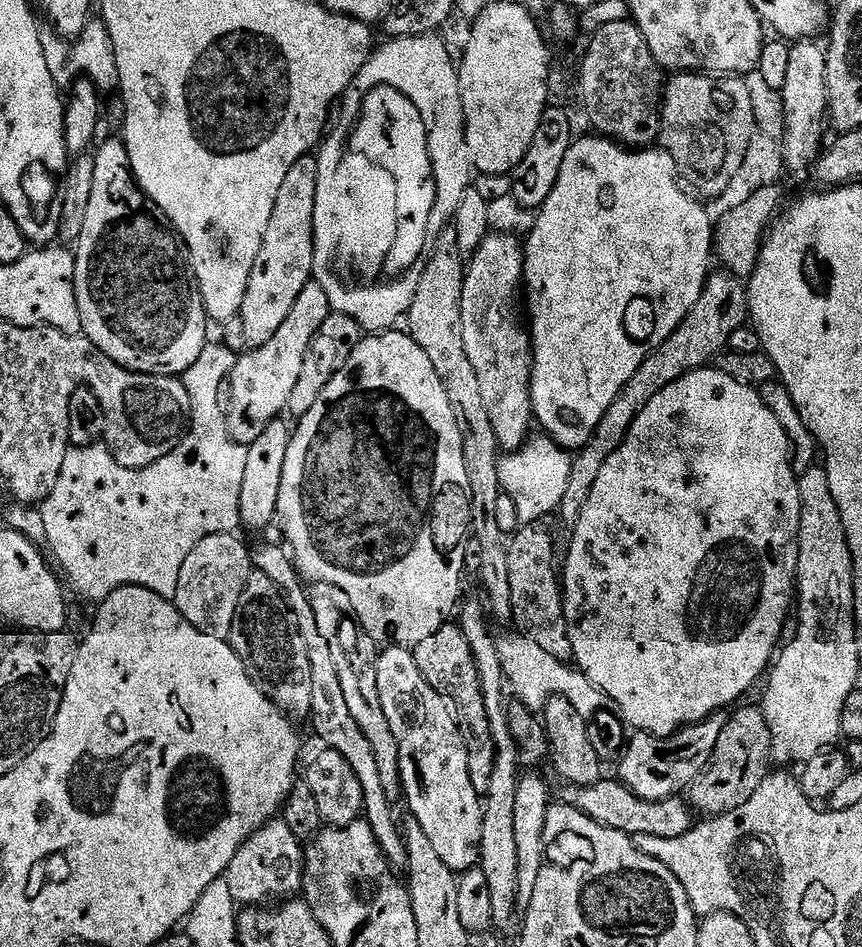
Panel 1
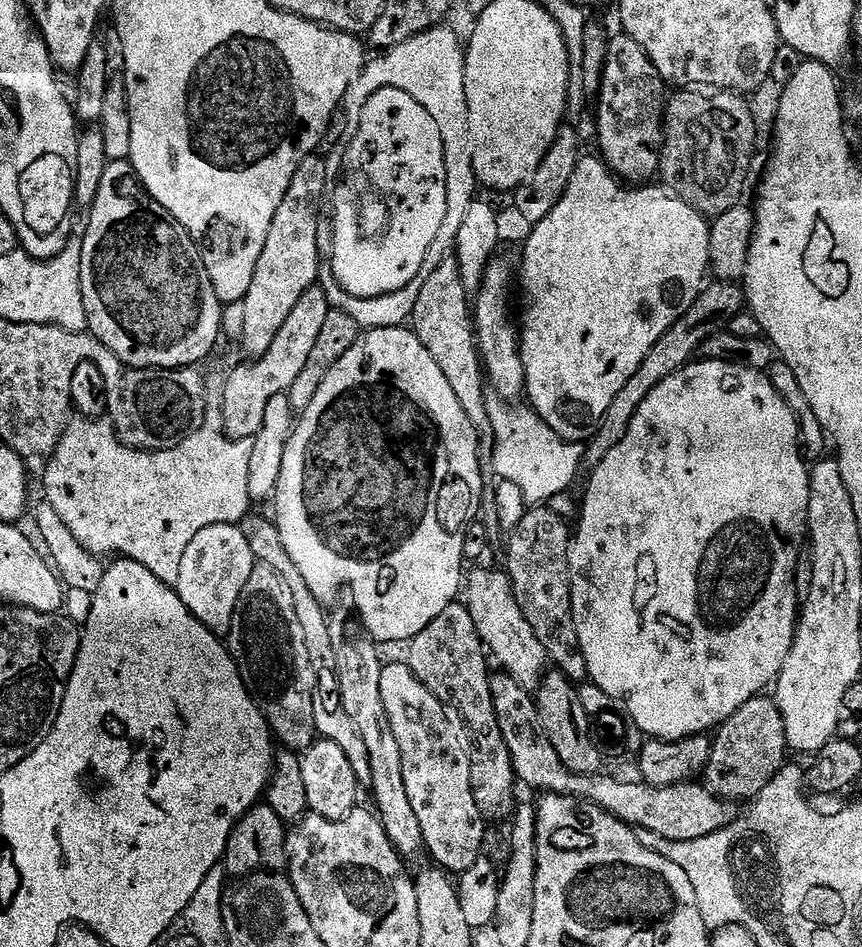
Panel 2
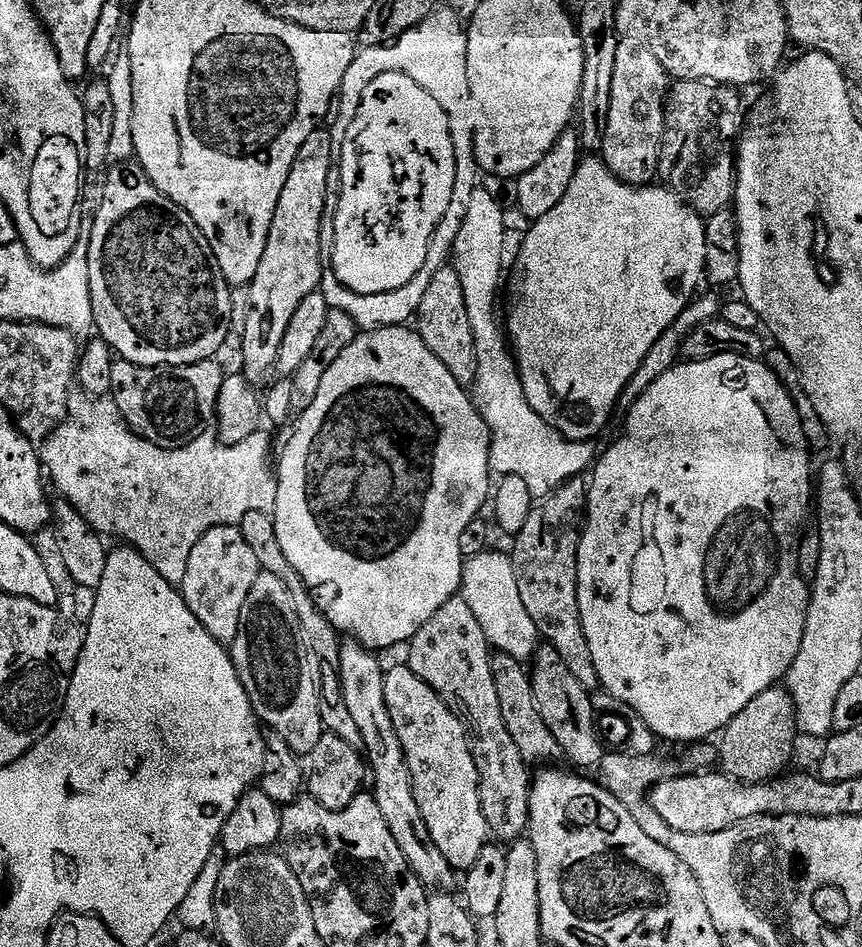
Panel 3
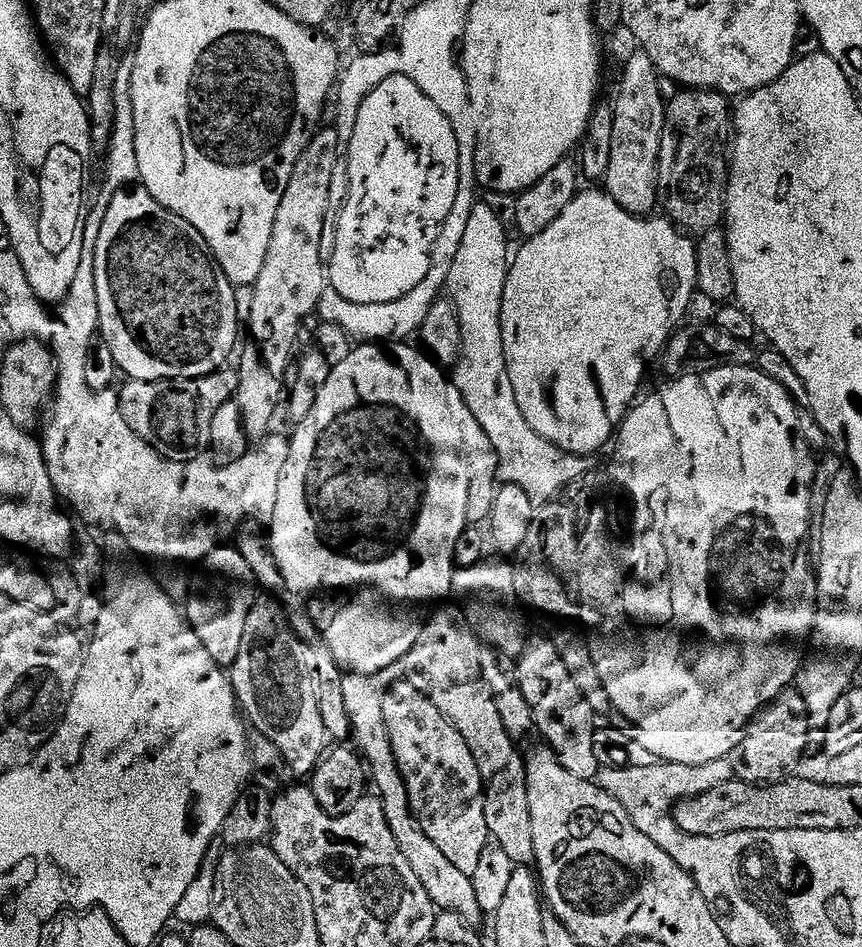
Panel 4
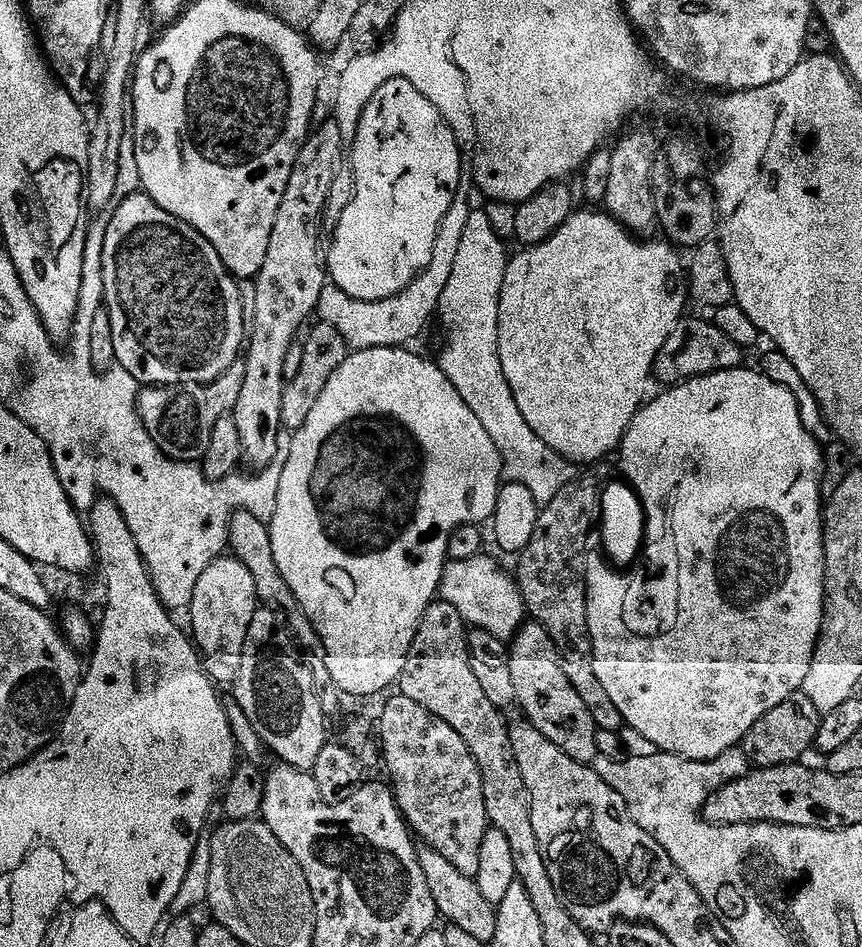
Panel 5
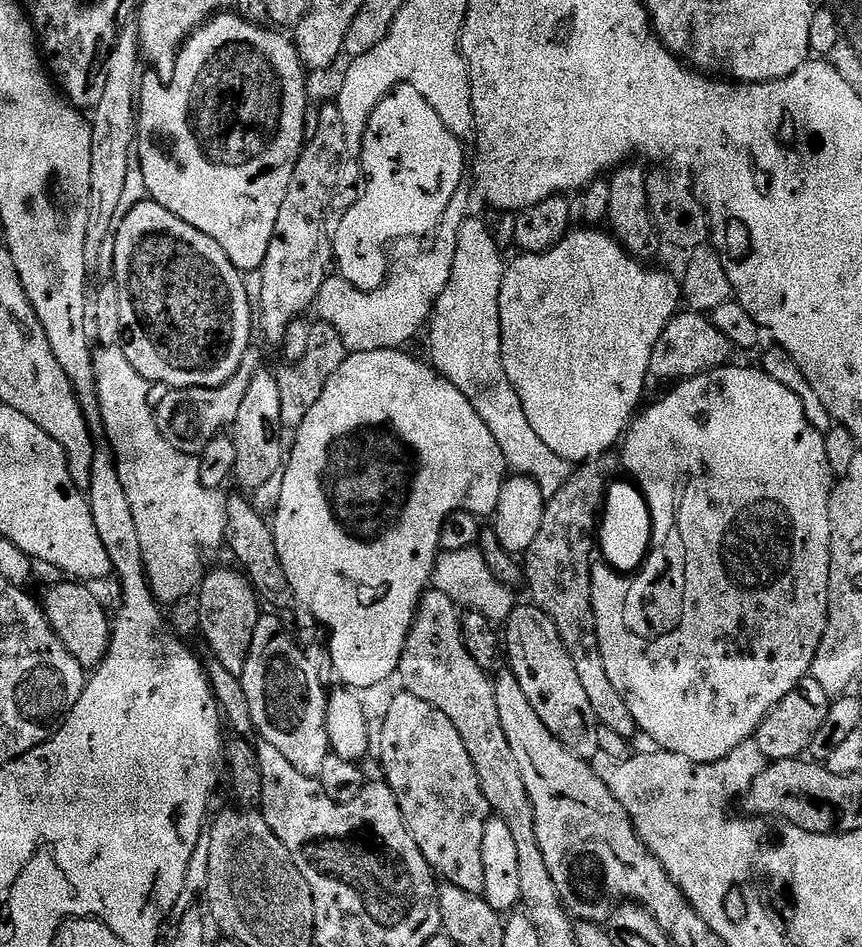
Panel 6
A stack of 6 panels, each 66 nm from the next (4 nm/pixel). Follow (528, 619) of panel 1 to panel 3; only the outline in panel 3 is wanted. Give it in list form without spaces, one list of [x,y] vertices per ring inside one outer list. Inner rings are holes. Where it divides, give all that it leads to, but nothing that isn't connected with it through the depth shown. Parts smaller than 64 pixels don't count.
[[[583,479],[569,480],[568,483],[556,489],[551,496],[543,501],[541,506],[533,507],[530,518],[526,518],[526,526],[514,538],[516,544],[510,549],[514,574],[518,582],[518,594],[522,598],[522,606],[526,606],[526,614],[534,622],[541,637],[547,644],[556,650],[562,662],[566,662],[566,670],[578,678],[578,682],[585,692],[592,694],[601,687],[600,679],[596,673],[594,662],[590,658],[590,648],[586,642],[586,636],[580,622],[580,611],[578,610],[578,590],[576,589],[576,568],[573,565],[574,550],[578,543],[578,515],[576,511],[583,509],[586,504],[586,484]]]

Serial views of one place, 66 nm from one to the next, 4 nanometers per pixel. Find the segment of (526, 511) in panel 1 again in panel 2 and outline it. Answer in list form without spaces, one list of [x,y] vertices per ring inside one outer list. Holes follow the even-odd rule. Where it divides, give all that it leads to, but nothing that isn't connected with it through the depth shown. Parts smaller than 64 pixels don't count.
[[[527,411],[520,412],[517,416],[495,417],[496,453],[492,456],[492,464],[496,467],[500,480],[514,482],[514,486],[524,492],[524,499],[529,505],[540,506],[552,502],[548,500],[562,495],[575,482],[580,460],[582,464],[586,452],[581,445],[579,448],[578,445],[571,444],[568,441],[571,439],[562,438],[561,433],[541,420],[535,411]]]

